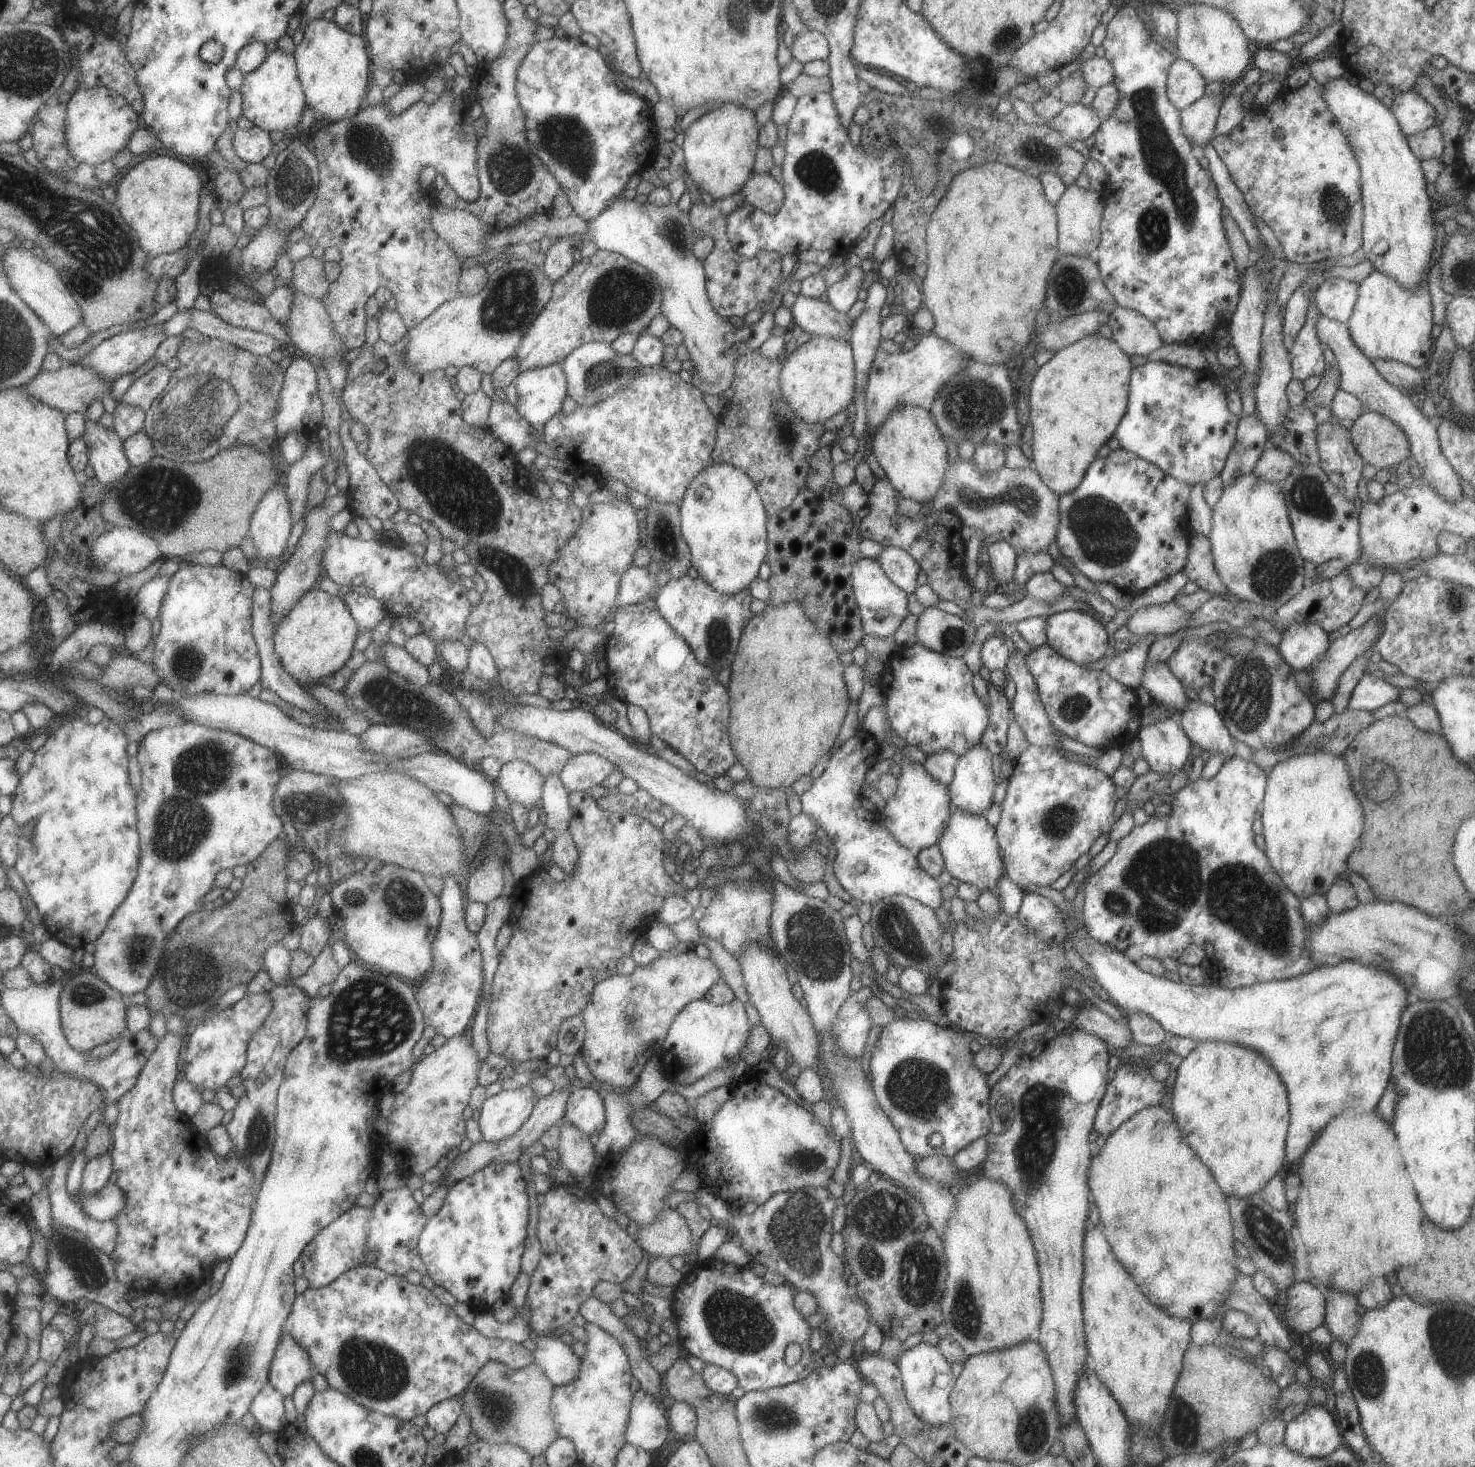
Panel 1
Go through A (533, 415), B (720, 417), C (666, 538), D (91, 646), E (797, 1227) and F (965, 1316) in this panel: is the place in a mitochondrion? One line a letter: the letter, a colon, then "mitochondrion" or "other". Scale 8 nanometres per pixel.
A: other
B: other
C: mitochondrion
D: other
E: mitochondrion
F: mitochondrion

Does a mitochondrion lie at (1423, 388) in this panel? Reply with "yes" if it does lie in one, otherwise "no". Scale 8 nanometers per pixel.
no

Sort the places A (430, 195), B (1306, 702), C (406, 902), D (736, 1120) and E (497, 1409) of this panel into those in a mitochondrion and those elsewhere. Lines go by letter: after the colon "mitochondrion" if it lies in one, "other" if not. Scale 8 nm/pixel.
A: other
B: other
C: mitochondrion
D: other
E: mitochondrion

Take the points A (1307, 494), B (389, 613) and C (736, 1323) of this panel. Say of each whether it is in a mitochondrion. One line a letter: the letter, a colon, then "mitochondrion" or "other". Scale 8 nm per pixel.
A: mitochondrion
B: other
C: mitochondrion

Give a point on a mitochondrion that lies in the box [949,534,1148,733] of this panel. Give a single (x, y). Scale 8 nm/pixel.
(1074, 706)

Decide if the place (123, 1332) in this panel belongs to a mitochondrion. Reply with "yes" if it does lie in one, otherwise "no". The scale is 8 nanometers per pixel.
no

